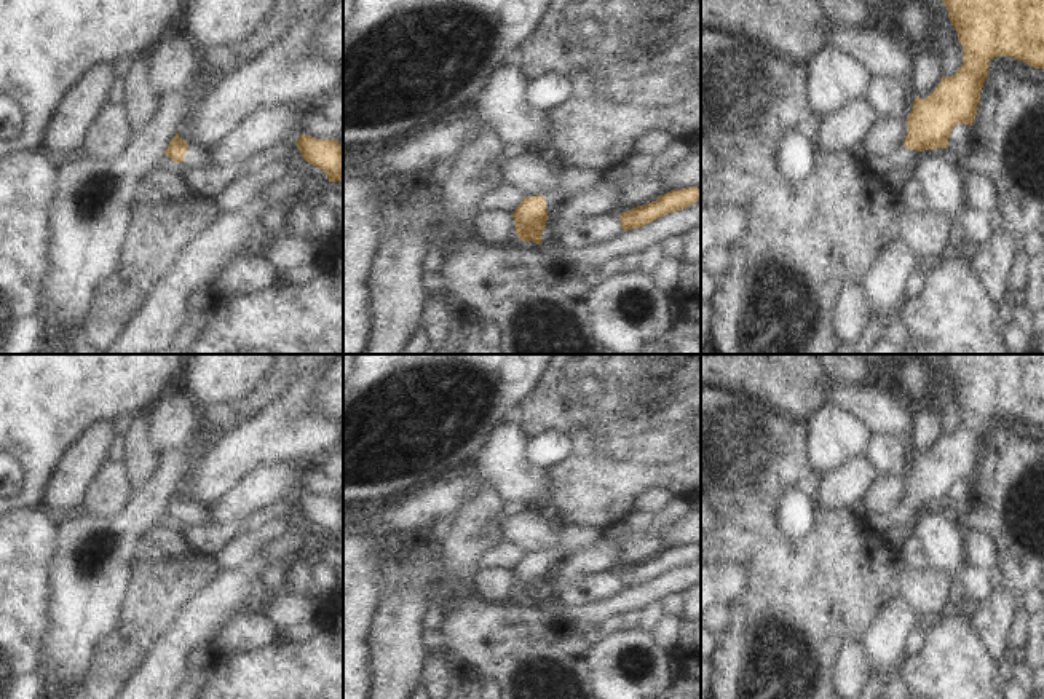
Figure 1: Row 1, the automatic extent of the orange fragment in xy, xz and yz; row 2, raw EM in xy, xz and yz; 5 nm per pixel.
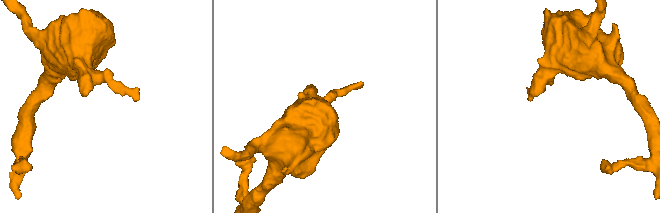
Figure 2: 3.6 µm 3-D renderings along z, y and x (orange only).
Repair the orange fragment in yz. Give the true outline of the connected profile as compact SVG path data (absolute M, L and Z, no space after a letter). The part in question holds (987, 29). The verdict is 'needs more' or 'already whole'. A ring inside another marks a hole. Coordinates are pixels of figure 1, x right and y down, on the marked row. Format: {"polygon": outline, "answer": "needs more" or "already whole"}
{"polygon": "M942 0L948 10L951 26L958 32L963 46L963 64L951 77L942 77L937 88L924 99L915 97L907 116L907 136L904 145L891 156L892 169L916 169L918 153L934 148L948 148L951 129L958 124L972 126L980 102L980 91L988 77L988 65L993 57L1009 56L1026 62L1031 67L1044 69L1044 0Z", "answer": "needs more"}

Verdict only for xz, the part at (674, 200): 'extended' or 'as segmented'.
as segmented

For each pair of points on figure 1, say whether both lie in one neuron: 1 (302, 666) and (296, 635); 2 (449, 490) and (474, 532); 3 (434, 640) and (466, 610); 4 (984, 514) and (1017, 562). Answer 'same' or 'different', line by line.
1: different
2: different
3: different
4: same

